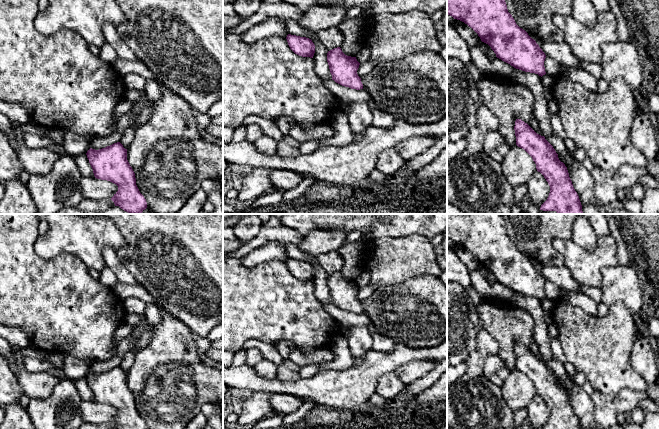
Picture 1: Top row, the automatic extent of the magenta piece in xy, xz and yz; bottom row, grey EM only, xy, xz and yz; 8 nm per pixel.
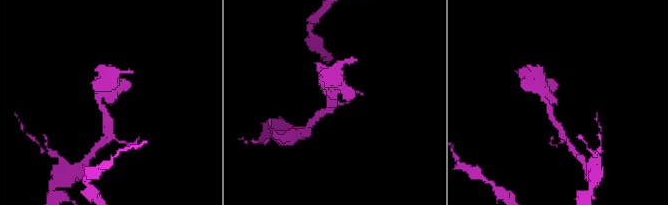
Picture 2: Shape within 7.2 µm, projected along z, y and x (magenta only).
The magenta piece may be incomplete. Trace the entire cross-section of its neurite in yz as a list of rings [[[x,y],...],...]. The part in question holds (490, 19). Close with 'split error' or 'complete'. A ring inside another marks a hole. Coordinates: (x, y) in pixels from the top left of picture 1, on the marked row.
[[[447,0],[447,15],[471,27],[502,61],[541,77],[546,74],[545,53],[516,24],[505,0]]]; complete

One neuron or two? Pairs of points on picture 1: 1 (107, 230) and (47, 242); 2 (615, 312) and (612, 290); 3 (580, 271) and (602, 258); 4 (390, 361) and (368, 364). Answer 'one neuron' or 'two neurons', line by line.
1: one neuron
2: two neurons
3: one neuron
4: one neuron

